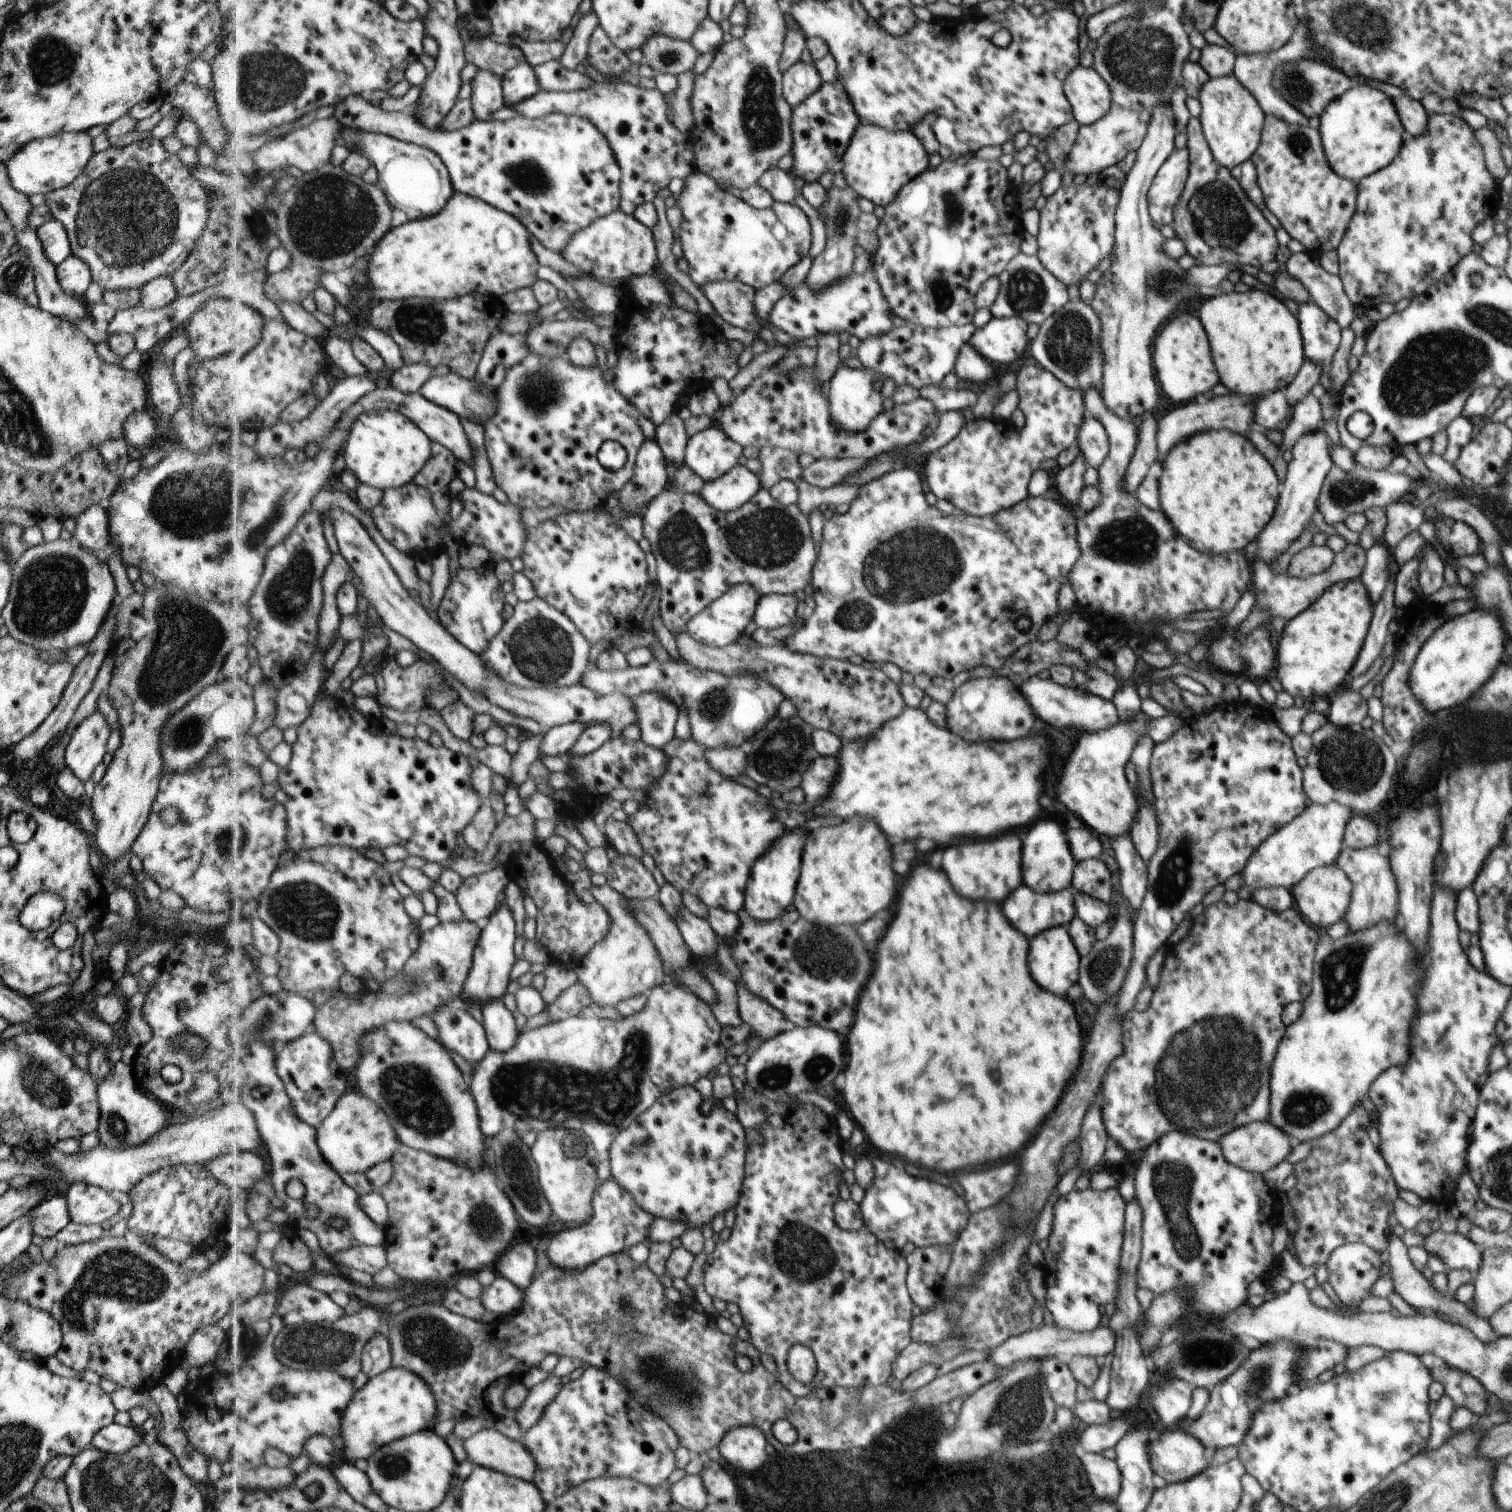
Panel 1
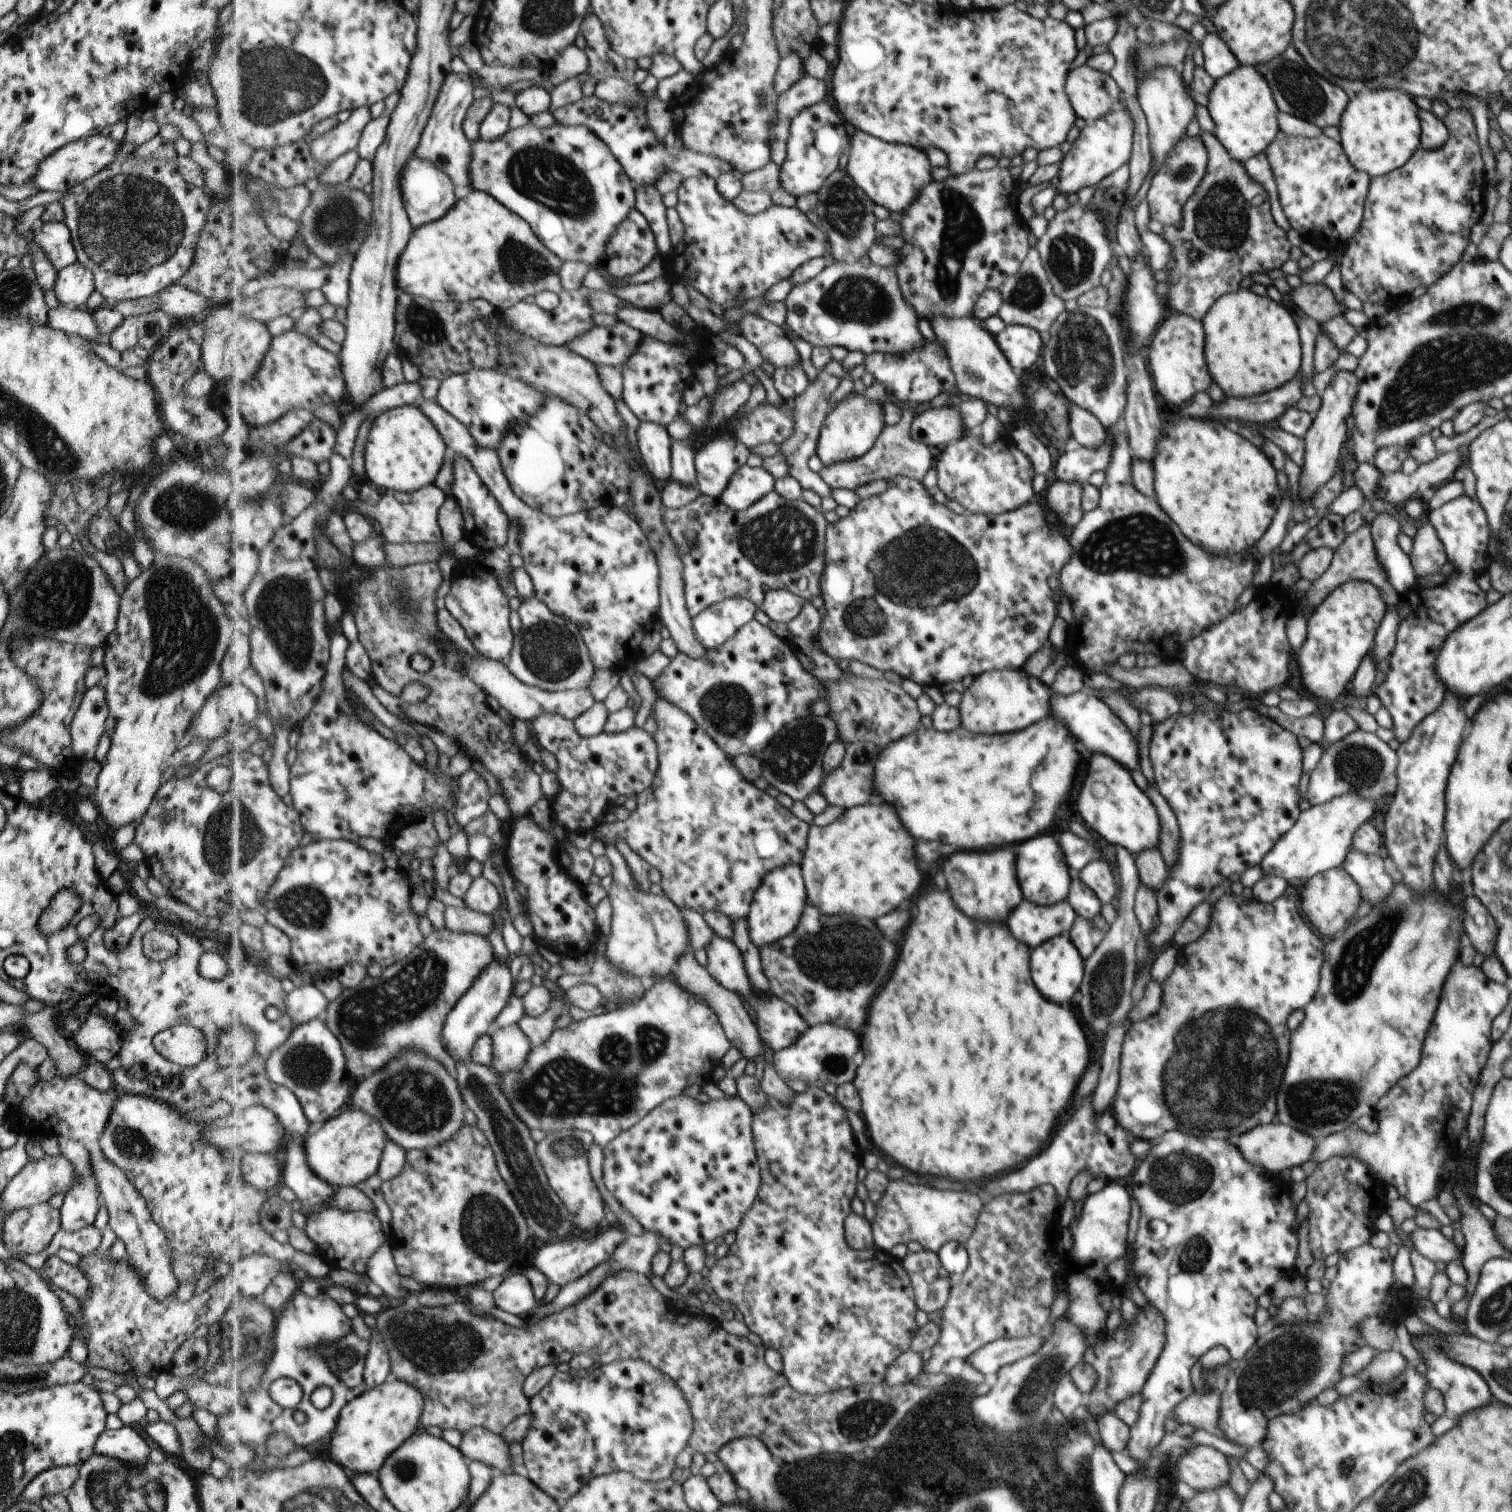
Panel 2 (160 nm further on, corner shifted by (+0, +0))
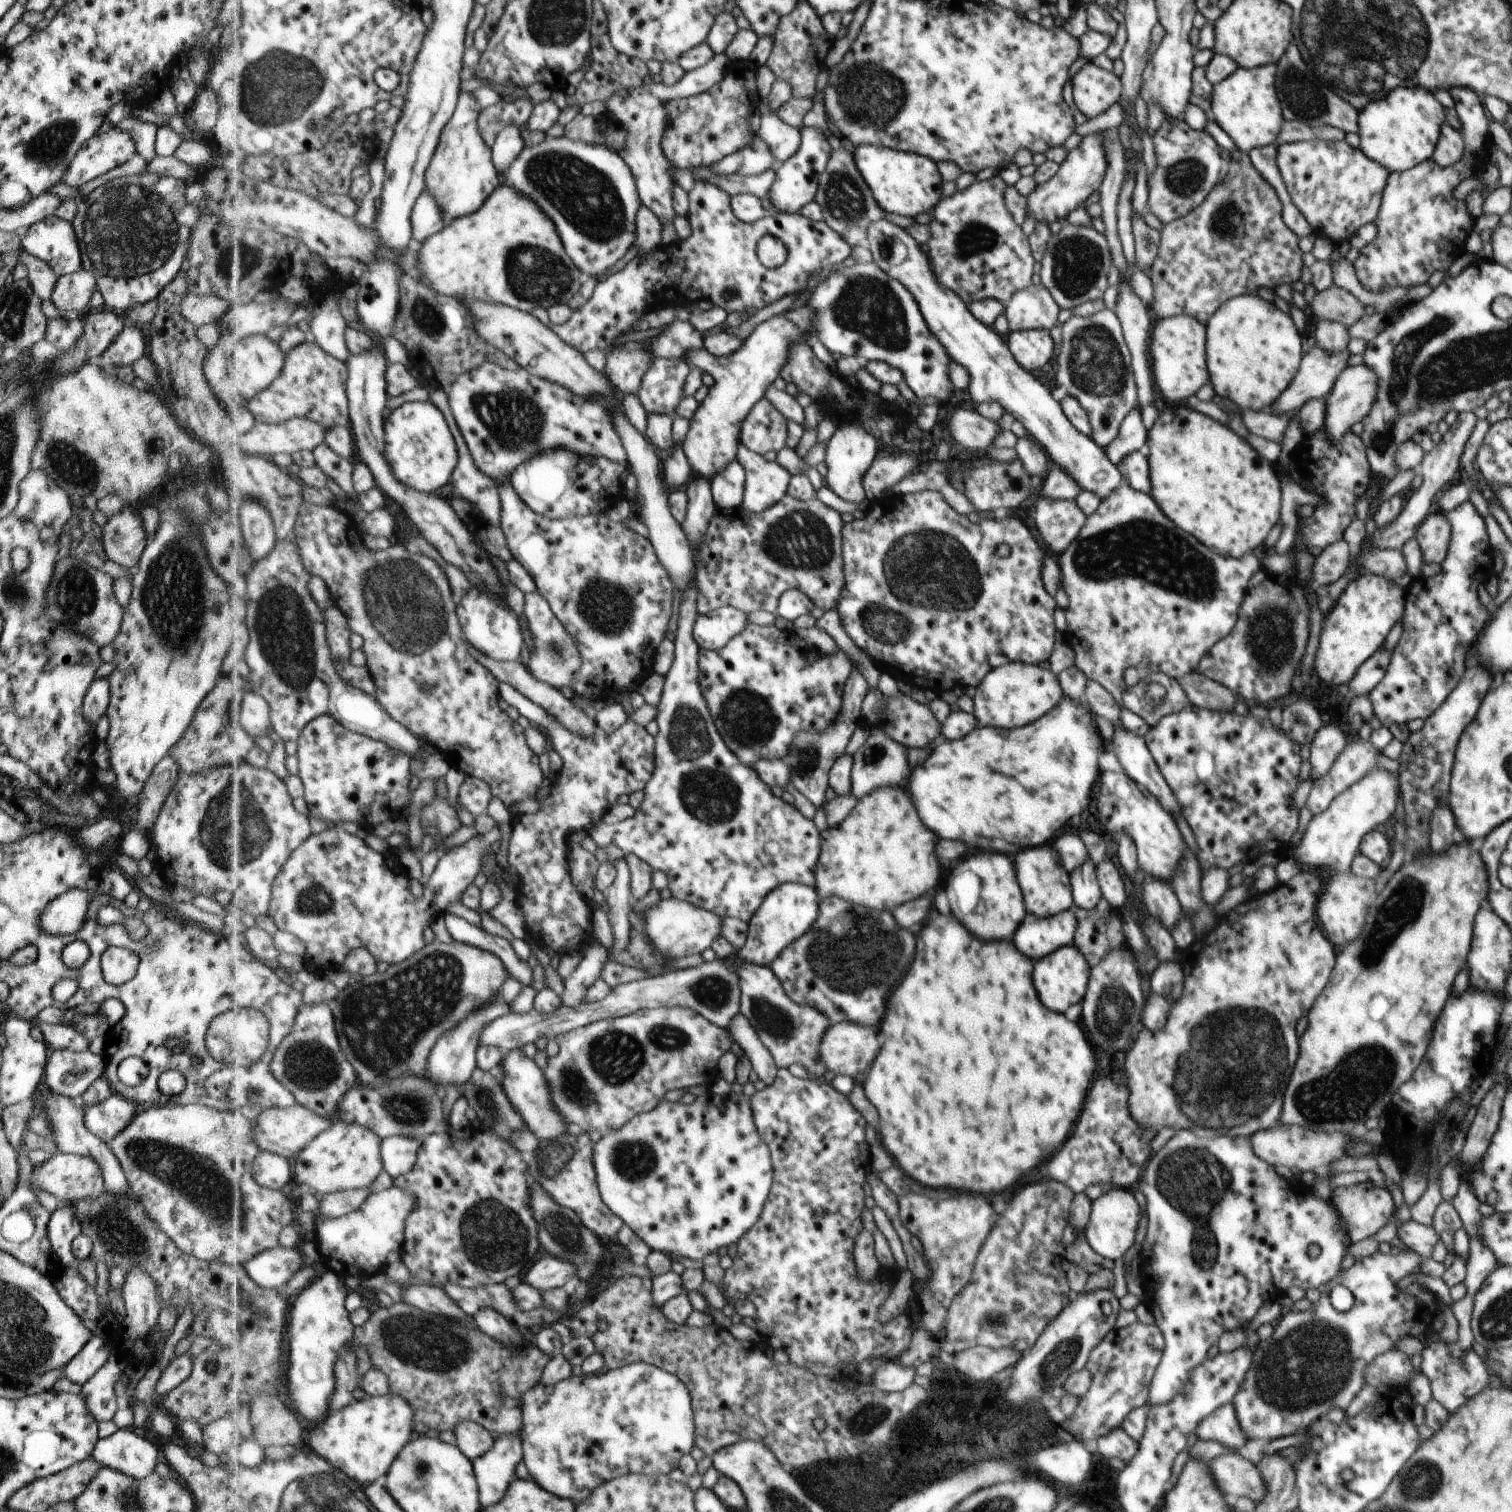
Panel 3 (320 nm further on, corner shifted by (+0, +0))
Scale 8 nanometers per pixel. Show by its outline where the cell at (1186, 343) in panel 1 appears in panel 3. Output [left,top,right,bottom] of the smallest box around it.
[1151,315,1207,402]

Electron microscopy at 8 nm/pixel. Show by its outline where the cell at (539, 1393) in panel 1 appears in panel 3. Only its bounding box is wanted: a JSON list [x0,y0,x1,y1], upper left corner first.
[472,1434,524,1508]

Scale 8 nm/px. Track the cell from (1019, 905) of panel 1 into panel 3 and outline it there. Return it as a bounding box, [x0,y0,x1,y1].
[1011,911,1077,962]

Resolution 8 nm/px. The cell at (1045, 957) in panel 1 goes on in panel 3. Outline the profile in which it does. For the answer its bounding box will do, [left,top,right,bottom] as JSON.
[1035,944,1089,1012]

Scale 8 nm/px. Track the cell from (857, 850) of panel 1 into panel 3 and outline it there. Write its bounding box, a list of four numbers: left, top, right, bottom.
[815,786,941,910]

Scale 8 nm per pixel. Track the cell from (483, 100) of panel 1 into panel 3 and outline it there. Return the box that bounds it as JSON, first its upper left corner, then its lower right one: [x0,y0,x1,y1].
[492,125,525,173]

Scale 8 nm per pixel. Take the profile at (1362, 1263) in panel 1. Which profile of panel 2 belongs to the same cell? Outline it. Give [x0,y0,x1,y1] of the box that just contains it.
[1217,1243,1420,1450]

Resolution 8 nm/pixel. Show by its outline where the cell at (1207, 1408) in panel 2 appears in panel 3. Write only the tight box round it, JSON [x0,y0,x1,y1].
[1195,1403,1246,1452]

